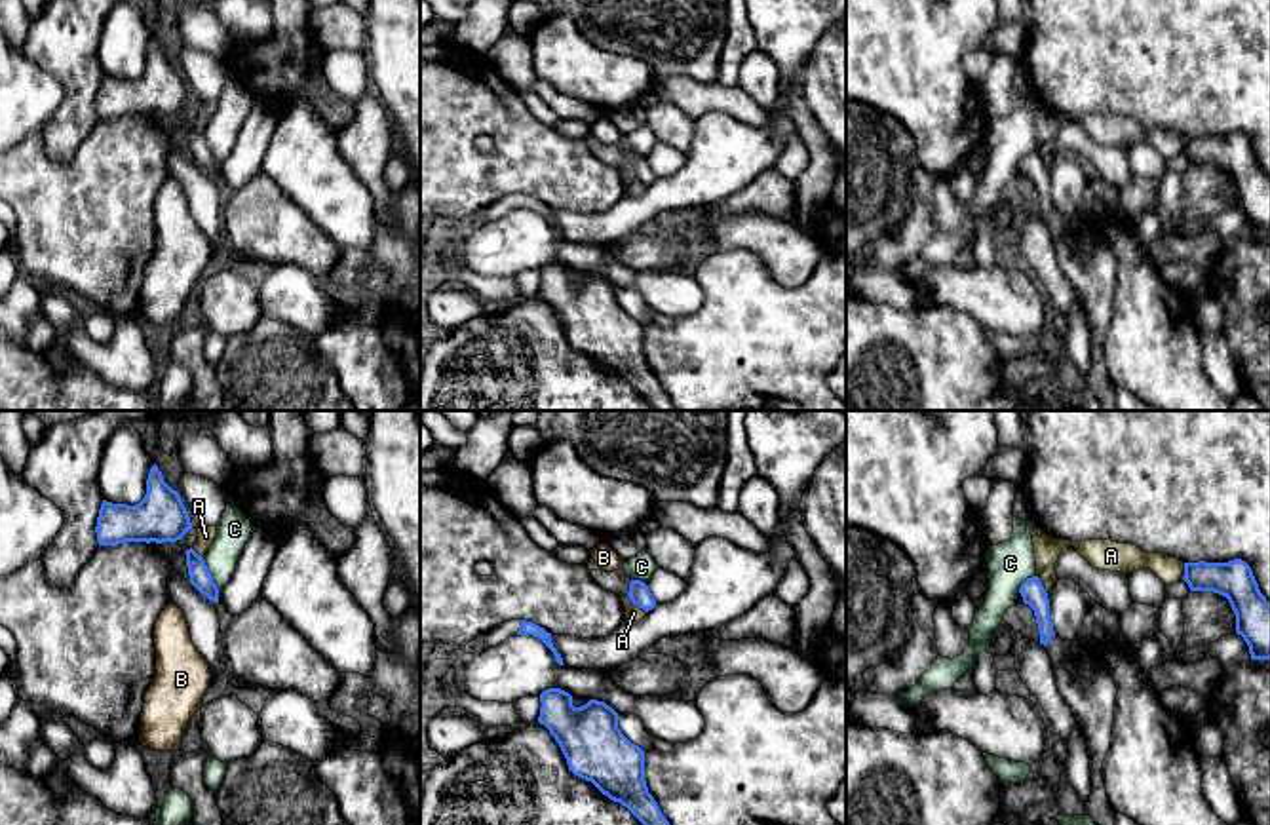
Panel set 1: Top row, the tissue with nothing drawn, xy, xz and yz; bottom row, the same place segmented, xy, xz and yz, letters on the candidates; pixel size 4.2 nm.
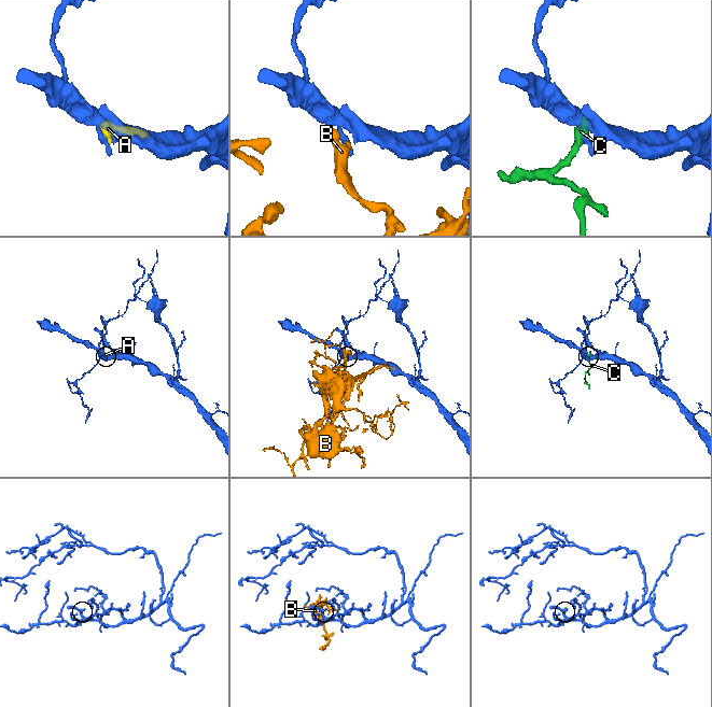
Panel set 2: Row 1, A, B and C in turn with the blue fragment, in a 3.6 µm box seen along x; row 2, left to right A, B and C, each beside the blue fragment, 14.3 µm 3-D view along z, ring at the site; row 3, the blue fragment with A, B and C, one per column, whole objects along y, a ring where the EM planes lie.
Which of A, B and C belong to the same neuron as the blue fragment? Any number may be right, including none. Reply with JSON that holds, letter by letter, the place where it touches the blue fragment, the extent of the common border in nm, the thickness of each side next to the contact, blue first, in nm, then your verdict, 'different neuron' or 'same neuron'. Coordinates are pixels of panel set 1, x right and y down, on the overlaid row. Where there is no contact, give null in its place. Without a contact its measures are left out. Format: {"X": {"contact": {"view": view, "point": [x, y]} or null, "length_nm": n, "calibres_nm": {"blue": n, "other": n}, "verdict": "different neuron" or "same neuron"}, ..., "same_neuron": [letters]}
{"A": {"contact": {"view": "yz", "point": [1040, 584]}, "length_nm": 100, "calibres_nm": {"blue": 100, "other": 110}, "verdict": "different neuron"}, "B": {"contact": {"view": "xz", "point": [630, 597]}, "length_nm": 50, "calibres_nm": {"blue": 90, "other": 40}, "verdict": "different neuron"}, "C": {"contact": {"view": "xy", "point": [211, 576]}, "length_nm": 180, "calibres_nm": {"blue": 90, "other": 140}, "verdict": "different neuron"}, "same_neuron": []}

